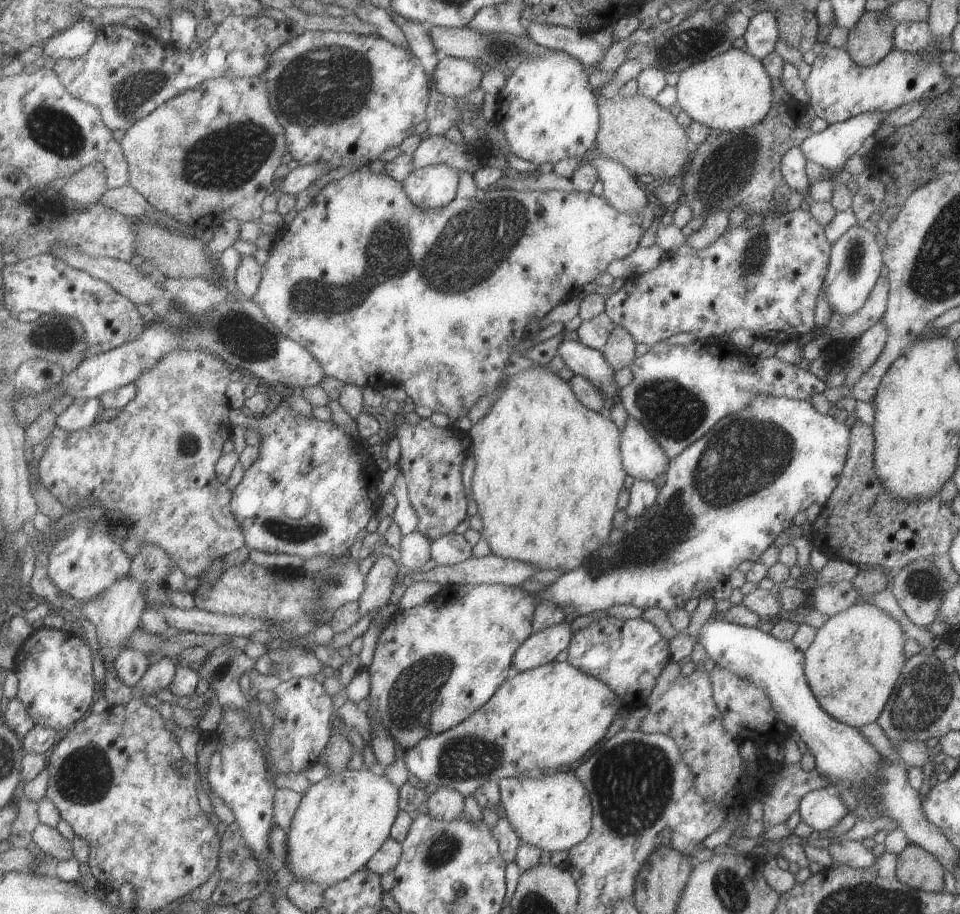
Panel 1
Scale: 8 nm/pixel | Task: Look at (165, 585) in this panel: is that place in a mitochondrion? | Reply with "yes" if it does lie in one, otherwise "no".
no

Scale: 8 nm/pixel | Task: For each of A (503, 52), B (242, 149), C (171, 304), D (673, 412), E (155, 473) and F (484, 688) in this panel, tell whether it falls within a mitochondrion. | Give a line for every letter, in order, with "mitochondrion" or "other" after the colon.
A: mitochondrion
B: mitochondrion
C: mitochondrion
D: mitochondrion
E: other
F: other

